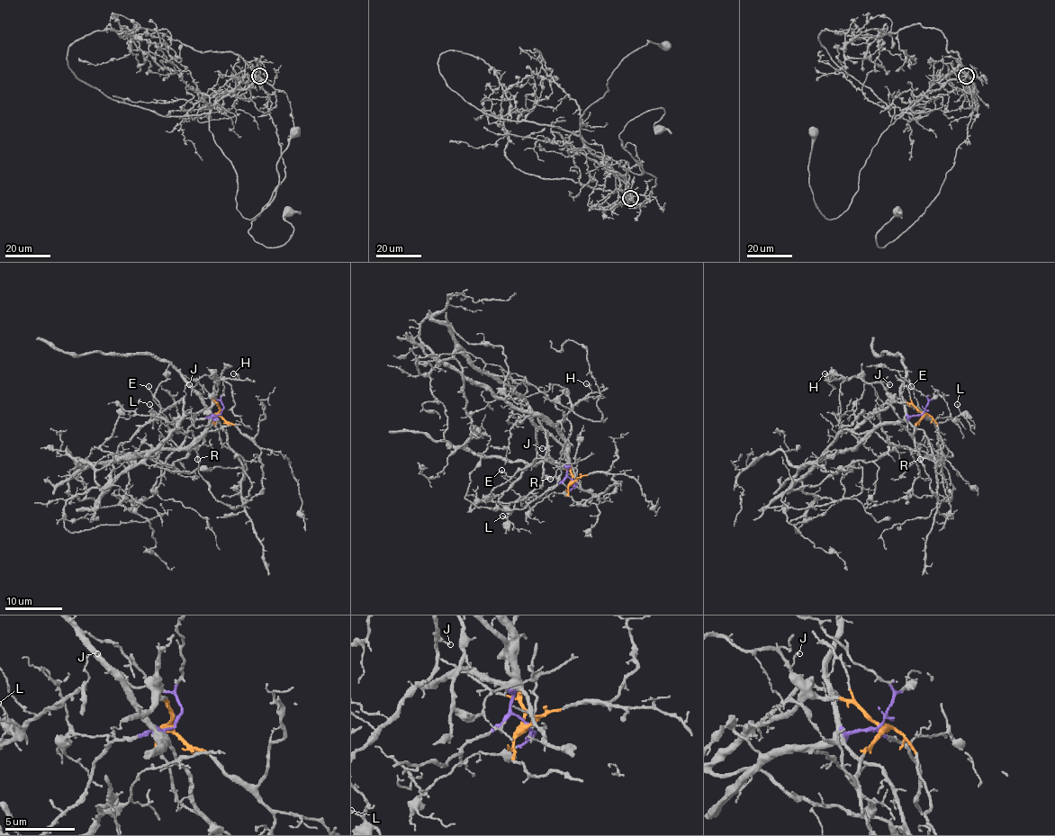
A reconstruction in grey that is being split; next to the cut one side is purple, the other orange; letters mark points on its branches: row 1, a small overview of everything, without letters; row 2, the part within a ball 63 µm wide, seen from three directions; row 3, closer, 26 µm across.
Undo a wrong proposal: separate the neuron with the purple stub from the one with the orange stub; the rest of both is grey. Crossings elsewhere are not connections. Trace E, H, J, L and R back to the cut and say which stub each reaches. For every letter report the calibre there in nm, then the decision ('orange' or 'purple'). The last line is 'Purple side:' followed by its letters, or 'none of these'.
E: 140 nm | orange
H: 140 nm | orange
J: 70 nm | orange
L: 110 nm | orange
R: 80 nm | orange
Purple side: none of these

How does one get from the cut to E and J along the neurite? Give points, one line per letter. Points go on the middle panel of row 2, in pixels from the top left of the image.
E: (572, 480), (566, 451), (544, 430), (536, 431), (536, 458), (517, 478), (507, 475), (500, 470)
J: (572, 480), (566, 451), (544, 430), (538, 430), (536, 447), (542, 448)

